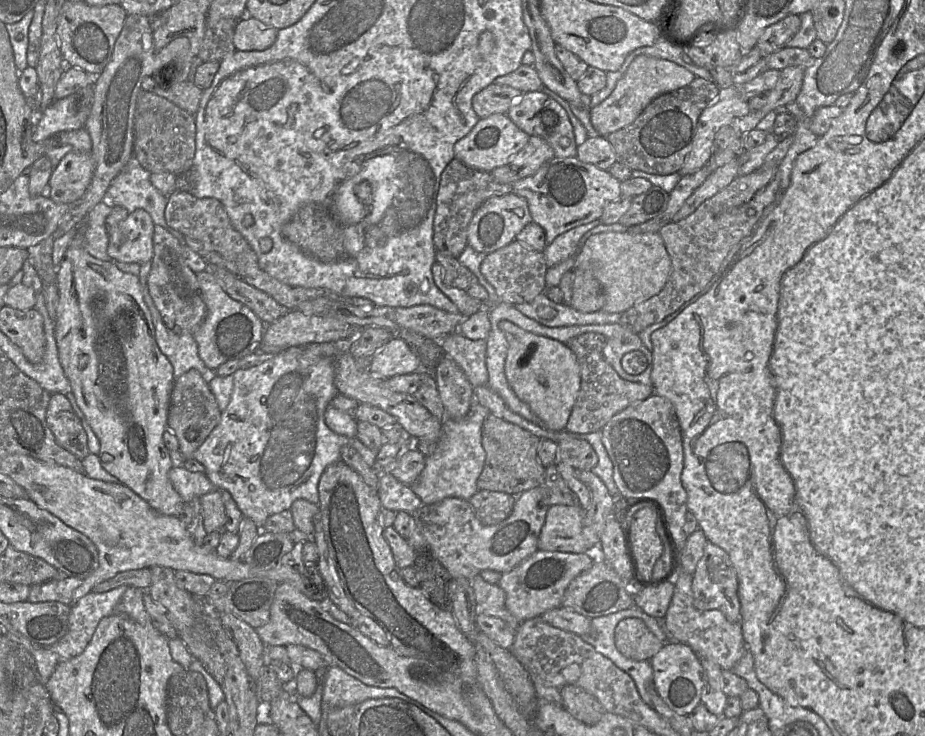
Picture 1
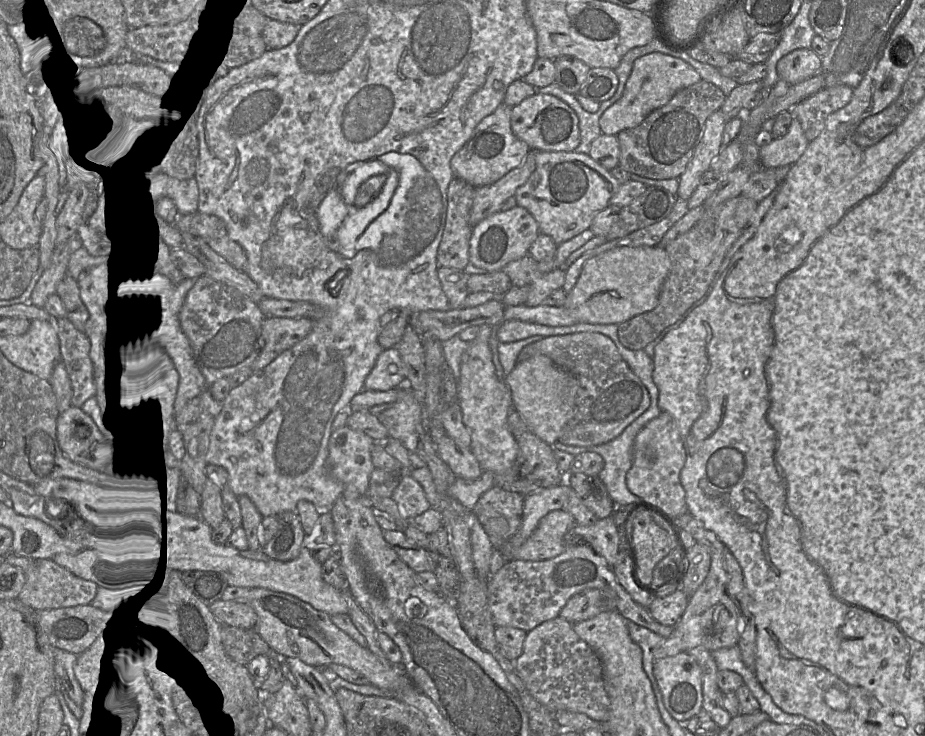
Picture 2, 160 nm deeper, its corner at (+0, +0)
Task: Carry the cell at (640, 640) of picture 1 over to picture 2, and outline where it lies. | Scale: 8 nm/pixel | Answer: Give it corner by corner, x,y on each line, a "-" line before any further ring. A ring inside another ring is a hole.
689,512
673,518
673,520
681,530
690,533
697,543
706,547
711,557
711,564
703,583
692,596
689,596
687,607
673,627
672,634
660,648
654,651
655,661
674,656
697,646
705,647
710,652
724,647
731,647
738,645
740,638
741,617
736,605
726,591
728,573
725,568
725,552
727,547
714,532
706,529
703,523

